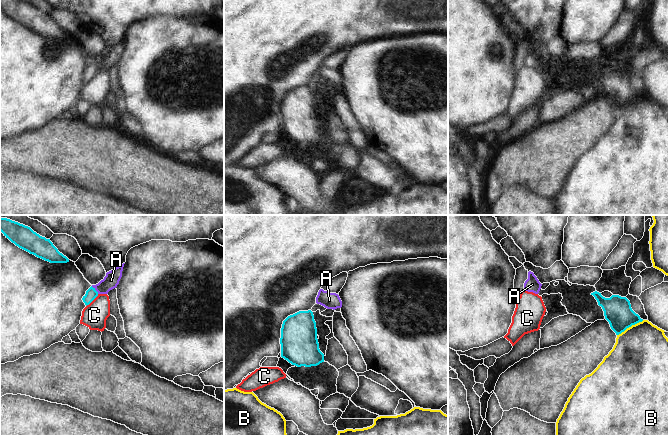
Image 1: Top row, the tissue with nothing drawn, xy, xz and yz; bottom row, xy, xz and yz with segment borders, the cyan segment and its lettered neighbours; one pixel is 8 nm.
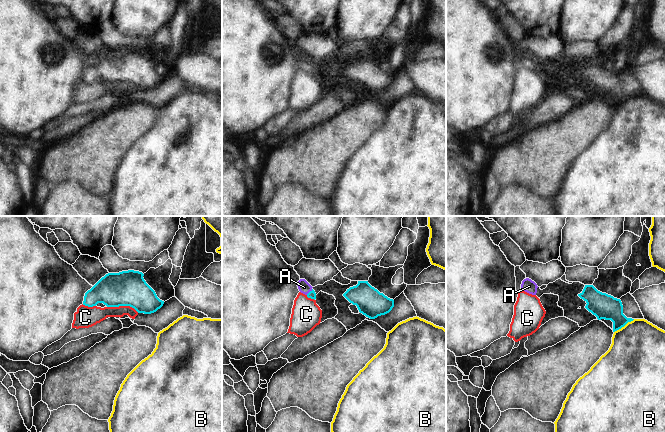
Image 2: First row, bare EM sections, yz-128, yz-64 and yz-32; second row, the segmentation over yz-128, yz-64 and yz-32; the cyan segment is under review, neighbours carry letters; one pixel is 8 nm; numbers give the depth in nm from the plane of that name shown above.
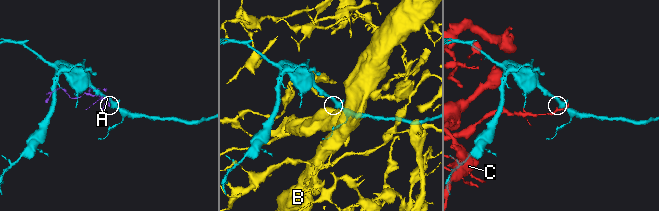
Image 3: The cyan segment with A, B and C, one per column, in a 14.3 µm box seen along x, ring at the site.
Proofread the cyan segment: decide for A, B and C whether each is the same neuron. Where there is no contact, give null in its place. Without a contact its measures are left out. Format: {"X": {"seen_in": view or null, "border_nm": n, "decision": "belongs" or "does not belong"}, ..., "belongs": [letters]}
{"A": {"seen_in": "xy", "border_nm": 90, "decision": "belongs"}, "B": {"seen_in": "yz", "border_nm": 240, "decision": "does not belong"}, "C": {"seen_in": "xy", "border_nm": 140, "decision": "does not belong"}, "belongs": ["A"]}

